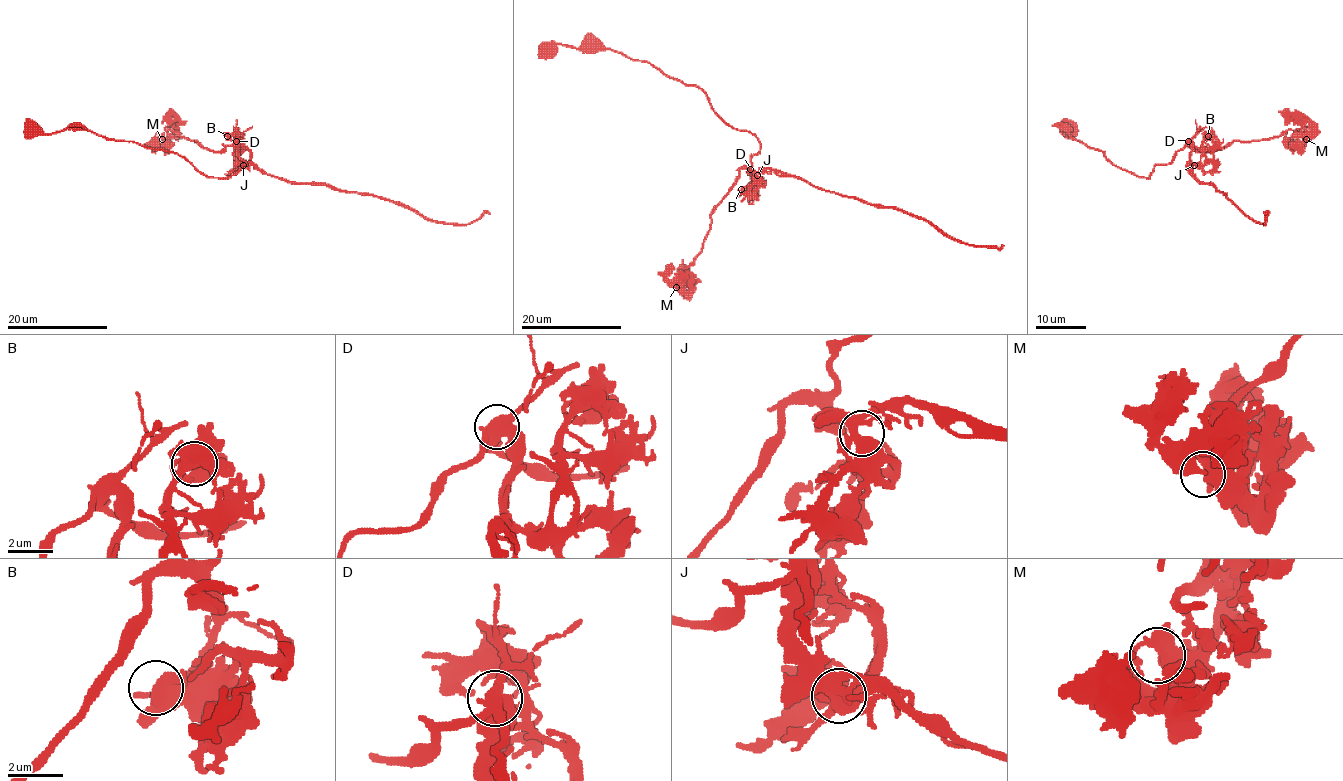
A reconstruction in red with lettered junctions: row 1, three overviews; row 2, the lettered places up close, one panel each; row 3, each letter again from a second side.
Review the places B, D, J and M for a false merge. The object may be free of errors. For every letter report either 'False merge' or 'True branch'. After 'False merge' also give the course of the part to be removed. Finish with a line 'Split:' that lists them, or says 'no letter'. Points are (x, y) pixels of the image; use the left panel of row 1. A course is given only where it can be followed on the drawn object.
B: True branch
D: False merge. Course of the part to remove: (236, 141), (246, 162), (234, 174), (212, 178), (165, 150), (82, 128), (43, 133), (37, 126), (24, 126)
J: True branch
M: True branch
Split: D

